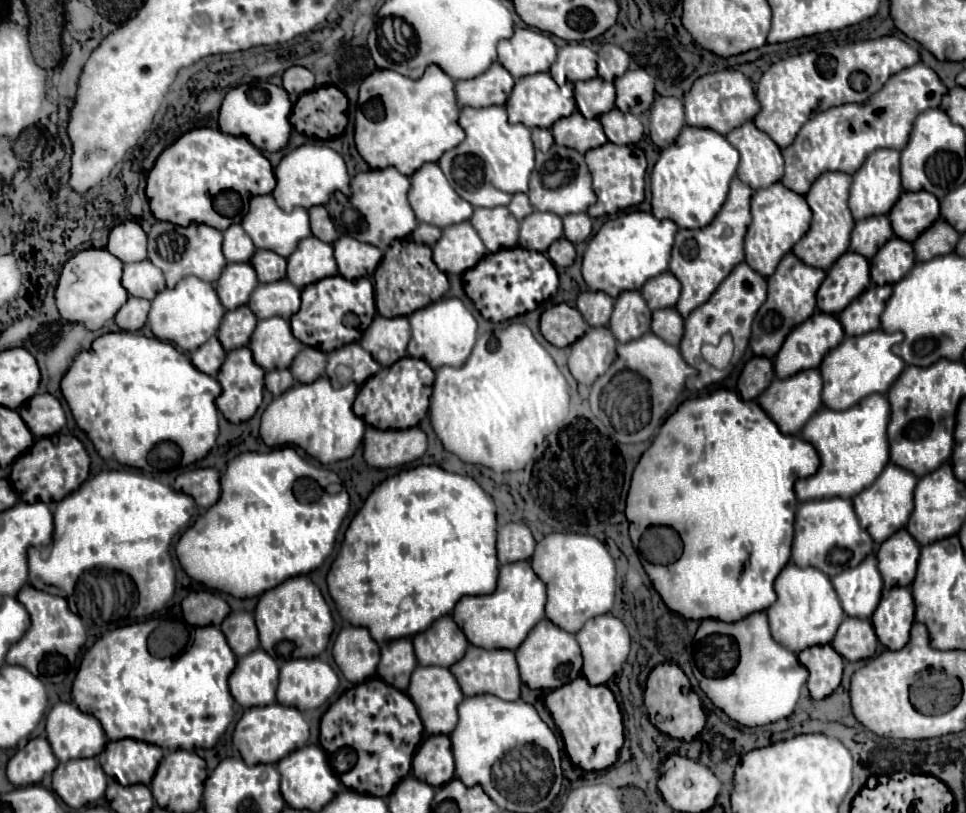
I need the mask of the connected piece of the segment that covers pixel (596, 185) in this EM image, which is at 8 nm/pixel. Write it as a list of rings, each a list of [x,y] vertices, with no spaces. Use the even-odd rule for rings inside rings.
[[[605,143],[603,147],[597,147],[595,151],[587,151],[585,161],[587,161],[589,171],[593,175],[593,191],[597,195],[597,203],[591,205],[587,211],[591,217],[609,215],[609,213],[615,213],[619,209],[635,207],[643,201],[647,161],[645,161],[643,151],[637,145]]]

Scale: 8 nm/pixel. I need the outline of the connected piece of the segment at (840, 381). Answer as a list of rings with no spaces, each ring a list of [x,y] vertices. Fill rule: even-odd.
[[[871,331],[867,335],[845,337],[843,343],[831,349],[819,371],[823,375],[823,403],[829,409],[847,409],[859,403],[863,397],[871,393],[887,393],[891,383],[901,375],[905,363],[893,353],[893,345],[903,341],[901,333],[885,333]]]

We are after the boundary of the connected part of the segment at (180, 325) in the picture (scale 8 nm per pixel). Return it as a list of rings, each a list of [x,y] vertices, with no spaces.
[[[185,277],[173,289],[163,289],[153,301],[149,311],[149,327],[157,339],[175,343],[183,351],[195,351],[211,335],[217,333],[225,307],[219,303],[217,291],[211,283],[197,277]]]

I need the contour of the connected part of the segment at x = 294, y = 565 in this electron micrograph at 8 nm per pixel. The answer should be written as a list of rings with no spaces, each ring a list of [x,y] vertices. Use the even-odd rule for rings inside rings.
[[[291,447],[273,449],[273,451],[269,451],[269,453],[241,453],[241,455],[237,455],[237,457],[227,465],[227,471],[225,471],[223,477],[221,477],[221,497],[219,497],[219,501],[217,501],[213,507],[209,507],[207,513],[205,513],[203,517],[199,517],[199,519],[195,521],[195,525],[190,526],[187,531],[181,535],[181,539],[179,539],[179,543],[177,543],[175,553],[177,553],[177,559],[179,559],[181,567],[185,569],[185,573],[187,573],[191,579],[195,579],[195,581],[207,585],[209,589],[225,591],[225,593],[229,593],[229,595],[233,595],[233,597],[237,597],[237,599],[243,599],[243,597],[259,597],[259,595],[263,595],[263,591],[269,591],[269,589],[277,587],[279,583],[283,583],[283,581],[289,579],[289,577],[307,575],[307,573],[315,571],[315,569],[325,561],[325,557],[333,551],[337,531],[339,531],[341,521],[345,519],[347,509],[349,509],[349,495],[347,495],[345,489],[341,489],[341,491],[335,493],[335,495],[327,493],[327,491],[319,485],[317,477],[315,477],[313,473],[309,473],[309,471],[311,471],[311,469],[309,469],[307,461],[301,459],[301,457],[295,453],[295,449],[291,449]]]

